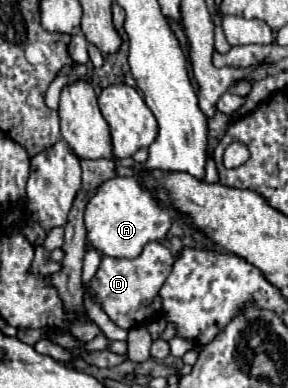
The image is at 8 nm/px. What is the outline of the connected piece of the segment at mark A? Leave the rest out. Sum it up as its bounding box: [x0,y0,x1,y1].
[84,176,172,258]

